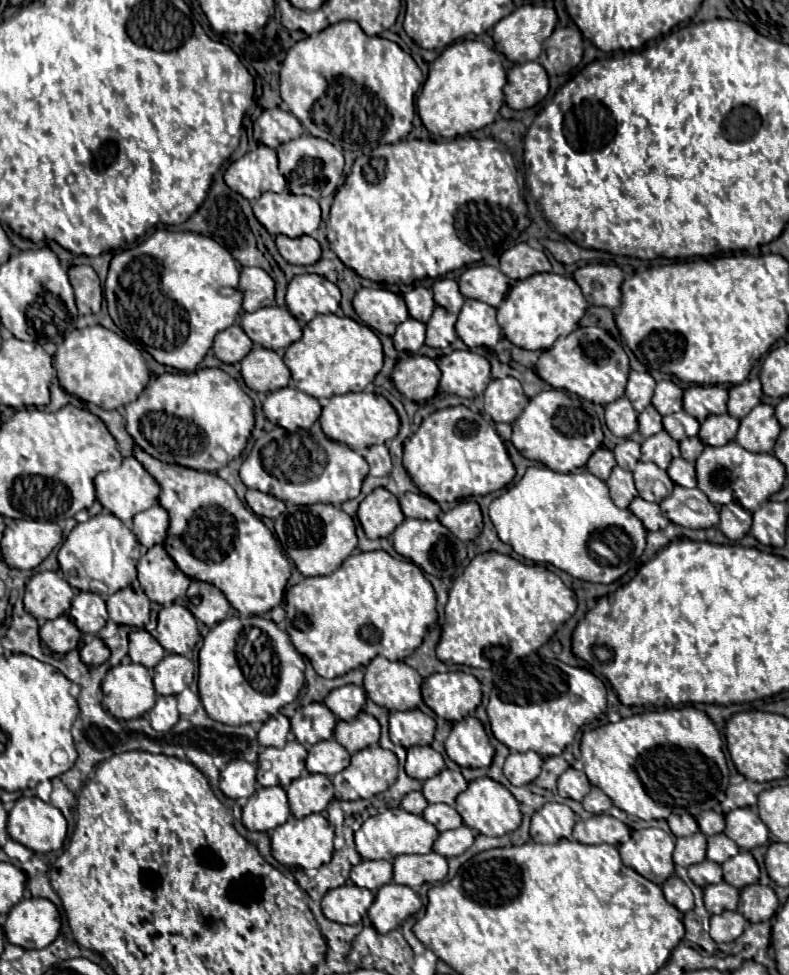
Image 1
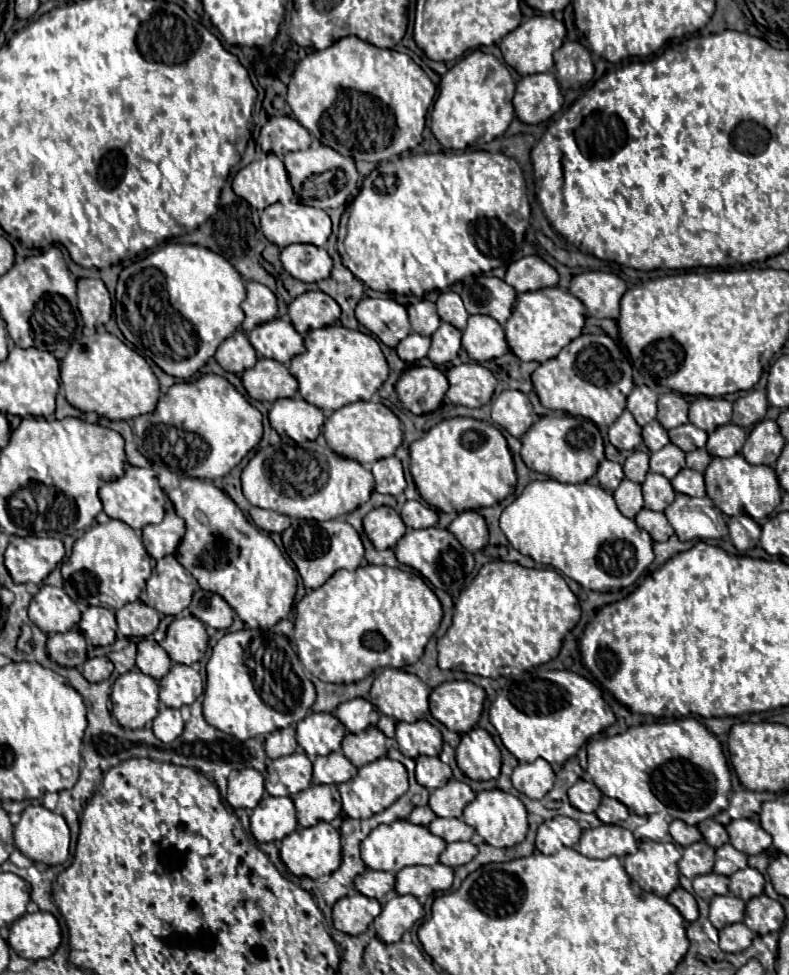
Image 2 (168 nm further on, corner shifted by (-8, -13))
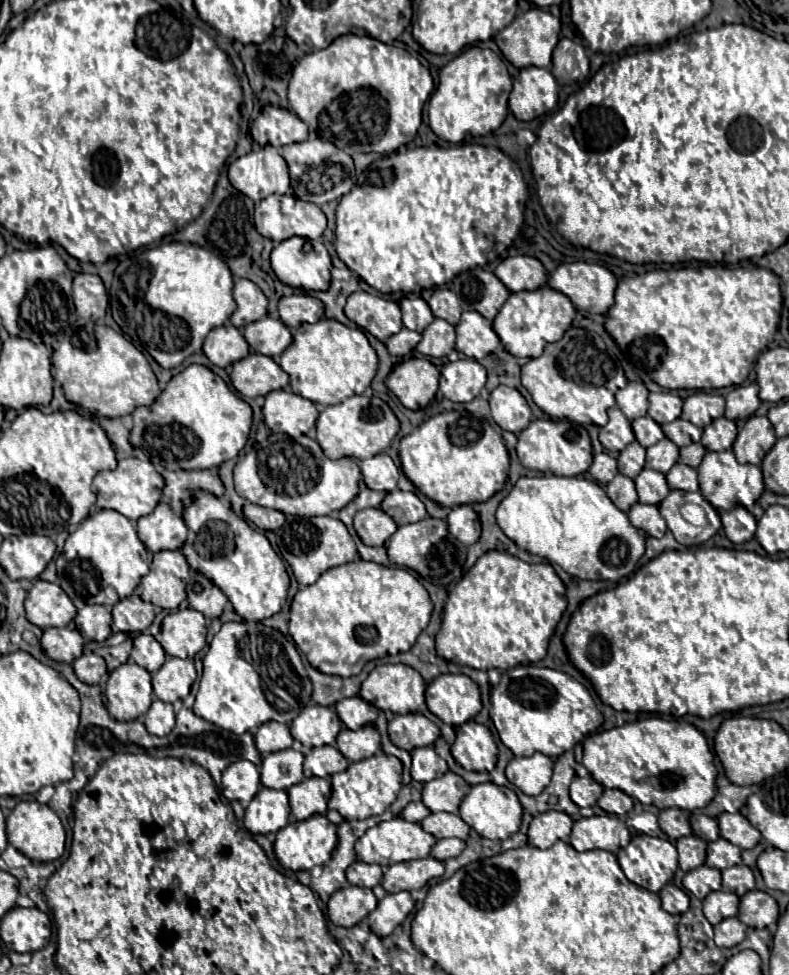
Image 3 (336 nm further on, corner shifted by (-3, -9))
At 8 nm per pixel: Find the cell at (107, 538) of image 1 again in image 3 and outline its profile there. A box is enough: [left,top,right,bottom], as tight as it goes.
[57,509,149,601]

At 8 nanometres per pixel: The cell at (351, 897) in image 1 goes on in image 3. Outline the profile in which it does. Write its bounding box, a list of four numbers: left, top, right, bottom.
[327,885,377,927]

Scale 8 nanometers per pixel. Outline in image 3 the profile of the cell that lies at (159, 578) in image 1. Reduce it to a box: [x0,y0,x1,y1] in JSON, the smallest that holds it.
[134,551,189,611]

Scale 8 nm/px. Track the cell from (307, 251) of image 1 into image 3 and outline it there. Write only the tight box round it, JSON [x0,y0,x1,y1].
[271,237,331,291]

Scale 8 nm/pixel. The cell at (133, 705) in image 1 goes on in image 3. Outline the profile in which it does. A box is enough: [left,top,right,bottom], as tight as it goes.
[106,661,153,721]

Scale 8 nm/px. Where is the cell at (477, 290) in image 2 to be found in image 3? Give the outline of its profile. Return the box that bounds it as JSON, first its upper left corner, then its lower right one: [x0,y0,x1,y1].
[453,267,509,321]

